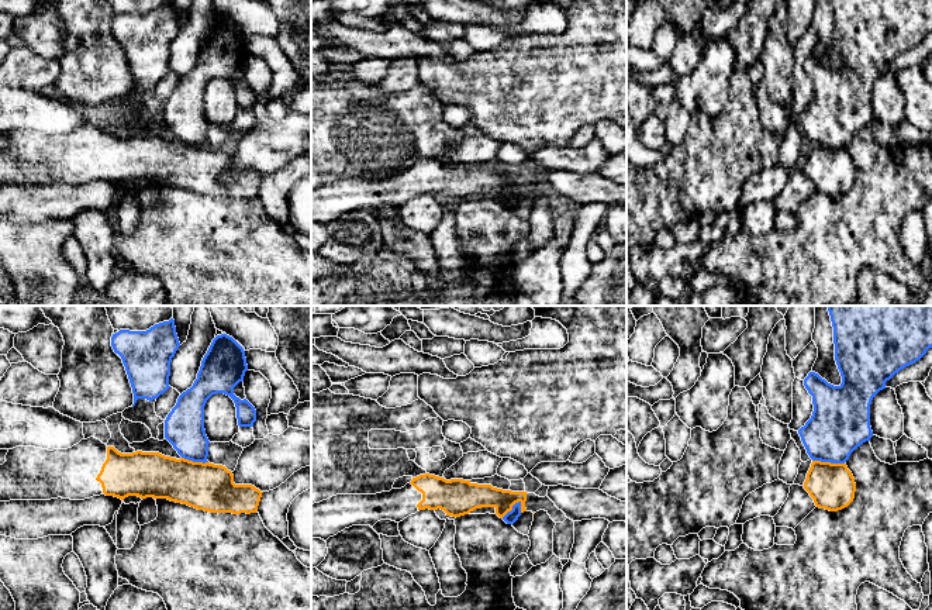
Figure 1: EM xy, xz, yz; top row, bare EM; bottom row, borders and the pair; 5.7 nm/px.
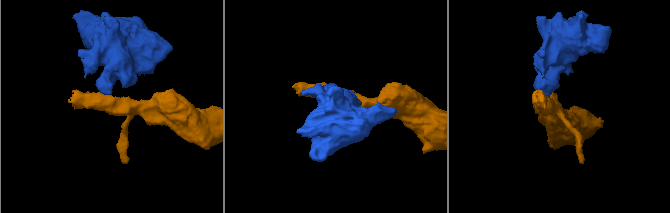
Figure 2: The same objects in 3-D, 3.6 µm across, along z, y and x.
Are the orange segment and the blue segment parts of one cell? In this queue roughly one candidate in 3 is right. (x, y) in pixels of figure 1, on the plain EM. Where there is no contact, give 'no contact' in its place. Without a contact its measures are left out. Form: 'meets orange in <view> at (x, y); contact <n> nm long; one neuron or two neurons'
meets orange in xz at (511, 193); contact 150 nm long; two neurons

